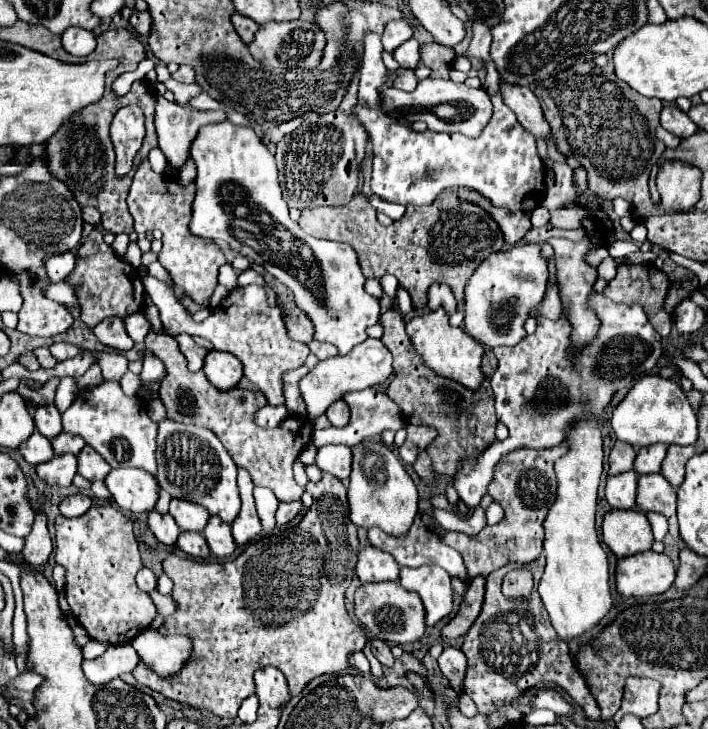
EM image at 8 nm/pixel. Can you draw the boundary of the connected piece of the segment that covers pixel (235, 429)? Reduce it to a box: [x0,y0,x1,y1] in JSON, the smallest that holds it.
[145,329,313,501]

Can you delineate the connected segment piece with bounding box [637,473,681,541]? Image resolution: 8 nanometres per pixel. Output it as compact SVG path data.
M661 473L639 477L637 509L665 515L669 521L669 533L679 541L681 537L679 537L679 527L677 527L677 517L675 517L675 507L677 507L675 501L677 501L677 493Z

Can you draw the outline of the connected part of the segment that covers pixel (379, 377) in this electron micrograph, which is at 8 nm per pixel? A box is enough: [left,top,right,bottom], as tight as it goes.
[299,339,393,417]

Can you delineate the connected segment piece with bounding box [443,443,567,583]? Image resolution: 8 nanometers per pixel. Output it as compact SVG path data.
M565 443L545 451L523 447L499 459L493 481L487 487L487 495L491 495L493 501L497 501L505 509L505 519L493 527L487 525L481 533L473 537L455 531L447 531L443 535L443 541L449 547L457 549L467 565L467 583L477 575L487 577L489 573L501 569L507 563L527 565L543 553L543 517L551 509L557 493L553 463L563 453L567 453Z

